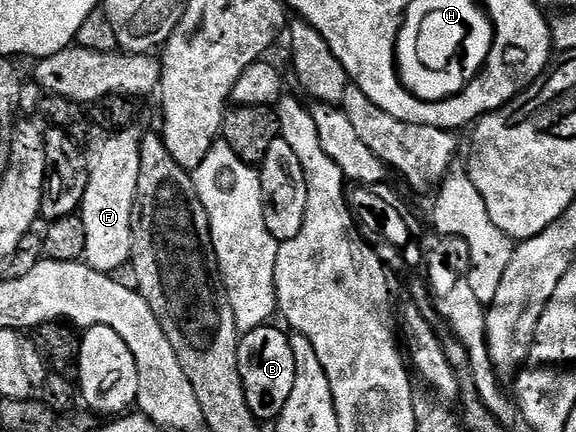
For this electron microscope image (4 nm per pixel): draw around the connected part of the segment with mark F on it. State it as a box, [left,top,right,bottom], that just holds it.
[79,126,142,274]

